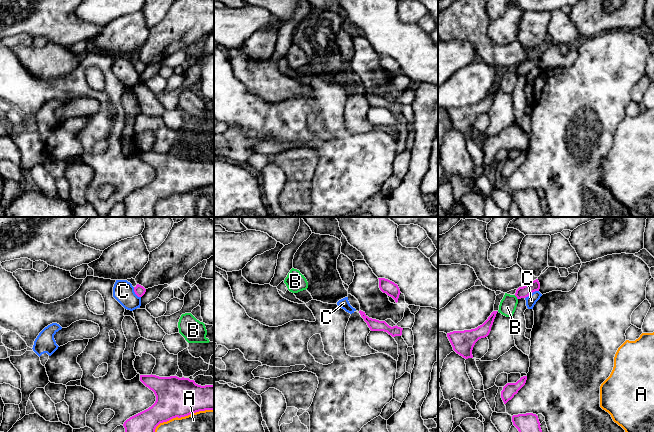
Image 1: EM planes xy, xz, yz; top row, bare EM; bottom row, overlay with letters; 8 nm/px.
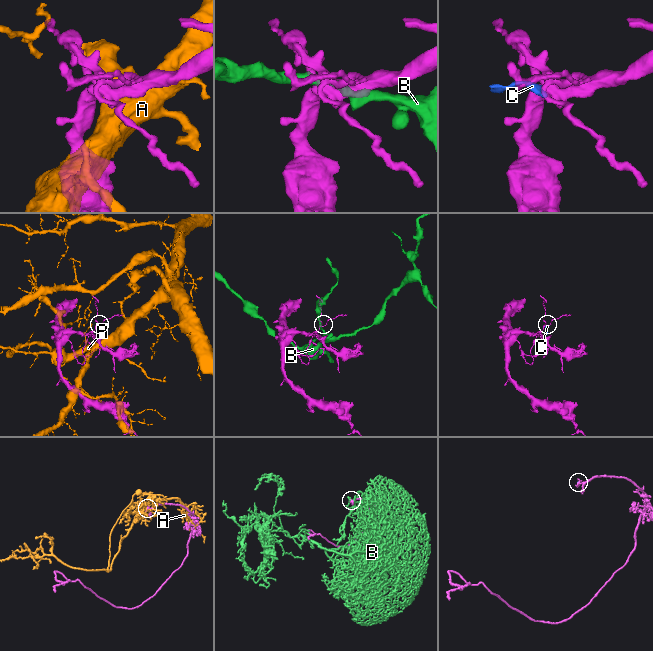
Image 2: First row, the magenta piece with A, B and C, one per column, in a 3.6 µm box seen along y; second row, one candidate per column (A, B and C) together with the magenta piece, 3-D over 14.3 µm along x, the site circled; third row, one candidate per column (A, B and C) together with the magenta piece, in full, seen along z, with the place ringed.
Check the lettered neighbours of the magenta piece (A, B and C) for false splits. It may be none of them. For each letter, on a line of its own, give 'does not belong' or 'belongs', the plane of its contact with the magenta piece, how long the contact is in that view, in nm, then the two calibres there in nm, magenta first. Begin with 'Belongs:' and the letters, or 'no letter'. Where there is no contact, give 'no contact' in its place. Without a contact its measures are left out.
Belongs: no letter
A: does not belong; meets magenta in xy; contact 550 nm long; 320 nm thick on the magenta side, 440 nm on the other
B: does not belong; meets magenta in yz; contact 50 nm long; 100 nm thick on the magenta side, 140 nm on the other
C: does not belong; meets magenta in yz; contact 130 nm long; 100 nm thick on the magenta side, 90 nm on the other

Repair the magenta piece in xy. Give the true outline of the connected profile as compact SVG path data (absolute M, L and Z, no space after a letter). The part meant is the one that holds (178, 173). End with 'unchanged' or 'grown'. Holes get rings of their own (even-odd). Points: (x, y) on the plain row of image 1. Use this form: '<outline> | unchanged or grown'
M152 150L140 151L140 157L154 168L156 177L148 185L124 198L125 215L123 217L153 217L155 205L160 199L176 193L185 193L199 187L214 186L214 161L201 162L189 154L179 154L177 152L159 153Z | unchanged

